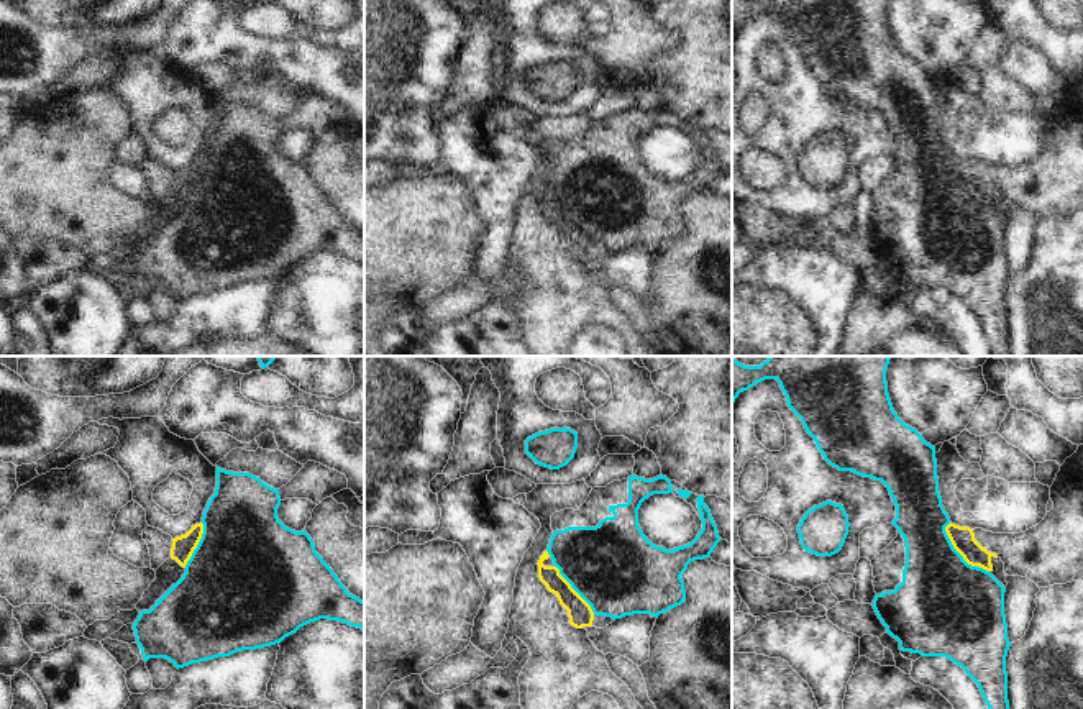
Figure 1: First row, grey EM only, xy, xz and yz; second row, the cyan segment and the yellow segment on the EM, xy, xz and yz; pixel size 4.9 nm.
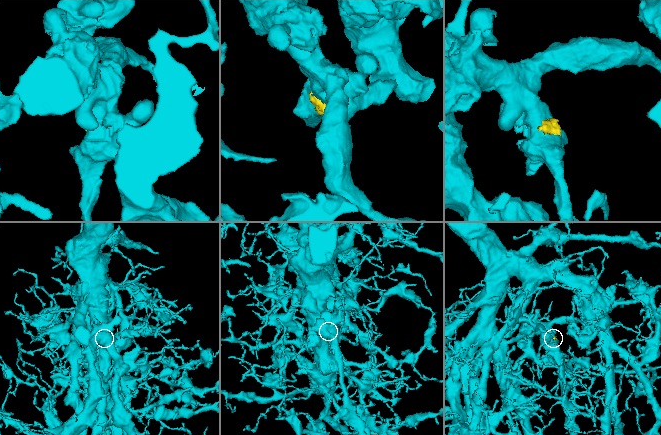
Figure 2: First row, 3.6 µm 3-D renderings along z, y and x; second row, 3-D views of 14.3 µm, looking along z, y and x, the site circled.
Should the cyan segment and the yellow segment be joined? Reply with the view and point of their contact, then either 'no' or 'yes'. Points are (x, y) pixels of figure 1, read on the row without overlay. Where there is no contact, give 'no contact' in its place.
xz (573, 220) | yes

